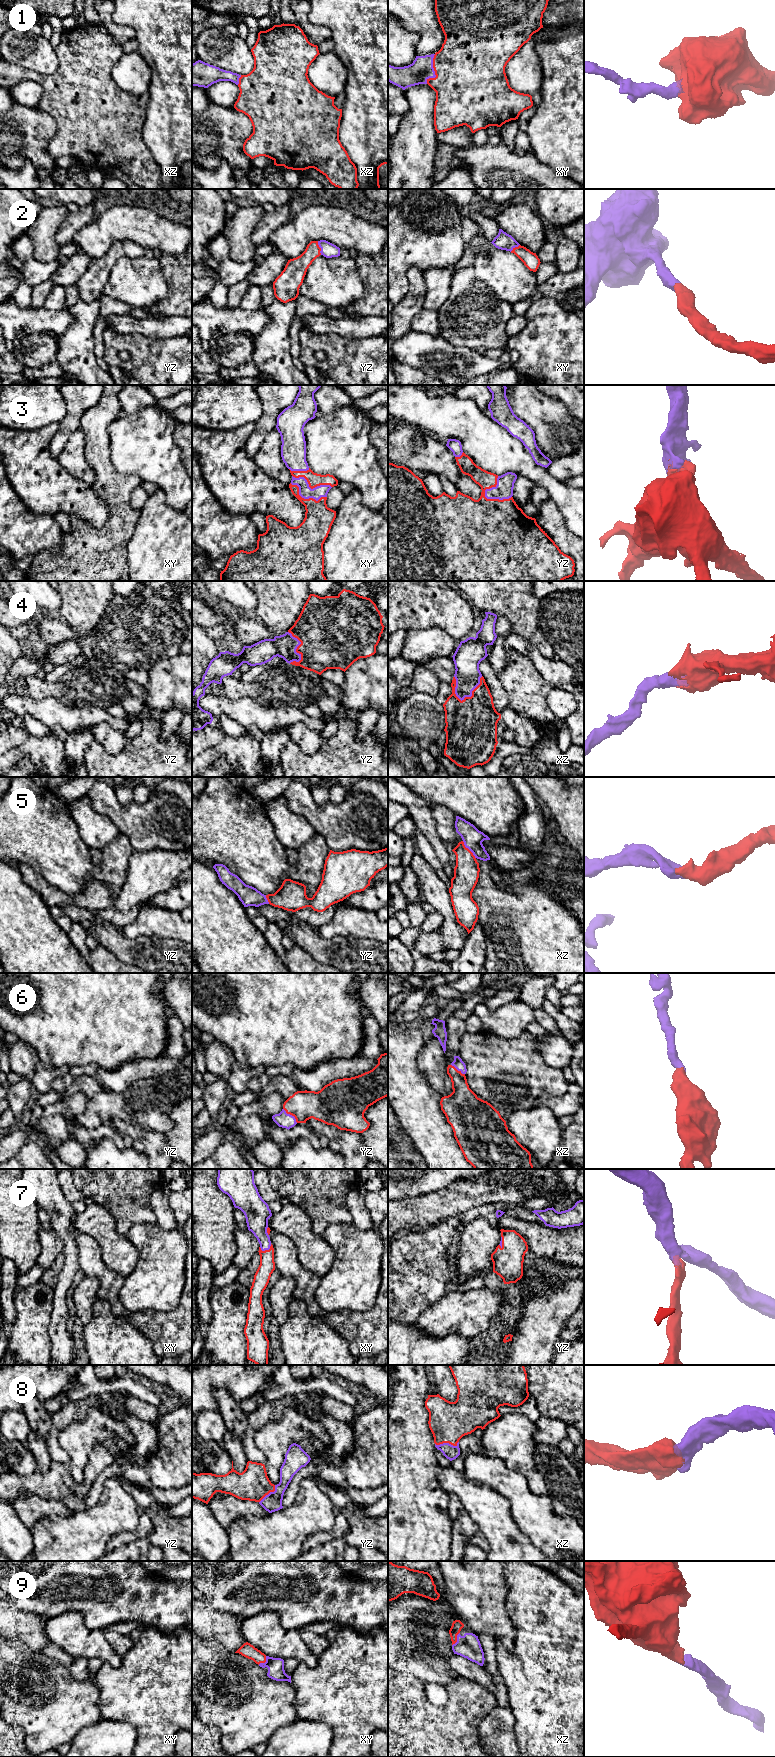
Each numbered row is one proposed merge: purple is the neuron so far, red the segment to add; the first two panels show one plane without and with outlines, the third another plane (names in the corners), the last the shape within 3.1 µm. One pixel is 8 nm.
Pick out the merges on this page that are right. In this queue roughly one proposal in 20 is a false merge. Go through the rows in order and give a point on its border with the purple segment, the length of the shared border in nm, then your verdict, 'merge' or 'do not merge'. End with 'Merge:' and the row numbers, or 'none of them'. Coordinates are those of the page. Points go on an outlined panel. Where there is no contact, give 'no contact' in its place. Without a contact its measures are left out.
1: xy (434, 71) | 260 nm | merge
2: yz (320, 247) | 120 nm | merge
3: yz (495, 498) | 240 nm | merge
4: xz (471, 694) | 280 nm | merge
5: xz (469, 849) | 180 nm | merge
6: yz (291, 1115) | 170 nm | merge
7: xy (266, 1249) | 110 nm | merge
8: xz (447, 1443) | 190 nm | merge
9: xz (457, 1639) | 130 nm | merge
Merge: 1, 2, 3, 4, 5, 6, 7, 8, 9

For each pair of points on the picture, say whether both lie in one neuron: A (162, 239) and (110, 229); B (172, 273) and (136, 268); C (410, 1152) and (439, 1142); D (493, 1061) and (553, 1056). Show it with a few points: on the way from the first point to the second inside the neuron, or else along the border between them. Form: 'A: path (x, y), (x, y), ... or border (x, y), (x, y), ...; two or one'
A: path (149, 230), (123, 229); one
B: border (158, 260), (160, 271), (167, 285), (166, 294); two
C: border (416, 1150), (424, 1158); two
D: border (534, 1037), (542, 1058), (561, 1070); two

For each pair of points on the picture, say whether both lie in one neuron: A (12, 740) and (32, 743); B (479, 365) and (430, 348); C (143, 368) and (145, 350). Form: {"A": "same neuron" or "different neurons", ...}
{"A": "different neurons", "B": "same neuron", "C": "same neuron"}

